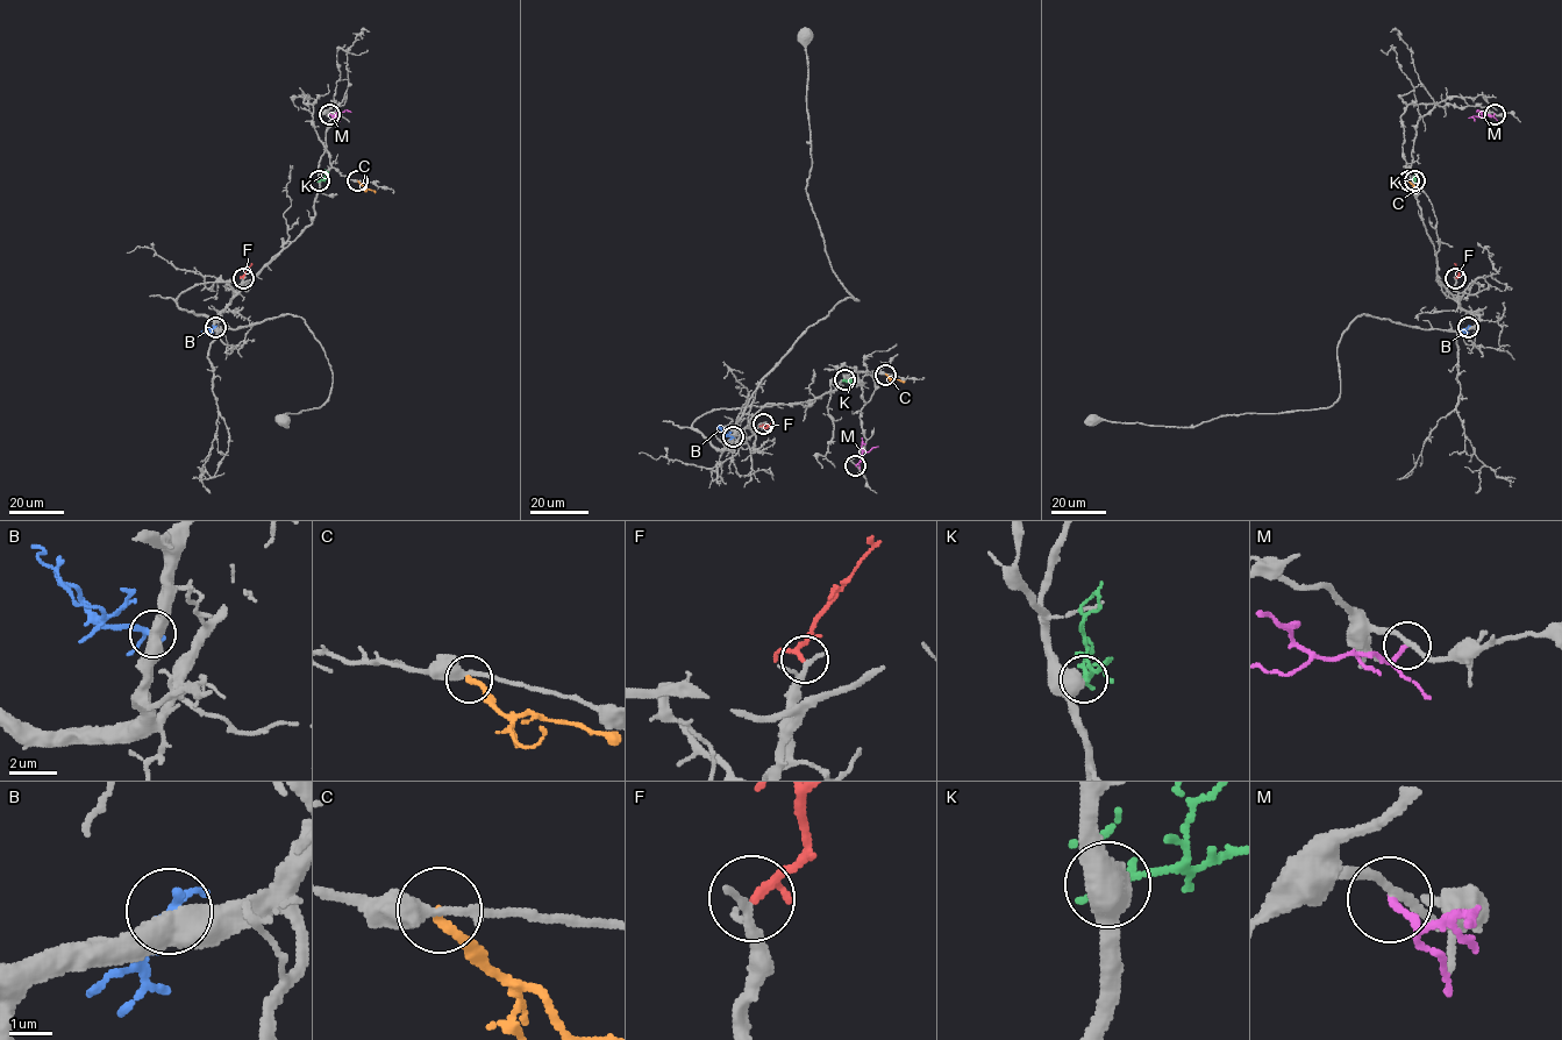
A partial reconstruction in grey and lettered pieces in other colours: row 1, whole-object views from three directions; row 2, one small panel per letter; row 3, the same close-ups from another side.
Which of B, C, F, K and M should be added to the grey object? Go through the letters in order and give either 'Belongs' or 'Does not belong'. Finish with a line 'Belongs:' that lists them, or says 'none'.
B: Does not belong
C: Does not belong
F: Belongs
K: Does not belong
M: Does not belong
Belongs: F

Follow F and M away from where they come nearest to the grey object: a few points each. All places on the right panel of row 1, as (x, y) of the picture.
F: (1455, 277), (1459, 272), (1454, 263)
M: (1493, 114), (1476, 112)

